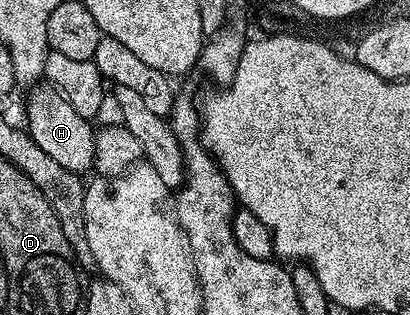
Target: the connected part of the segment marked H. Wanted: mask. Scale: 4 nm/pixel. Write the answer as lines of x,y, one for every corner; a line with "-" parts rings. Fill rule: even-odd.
52,85
41,86
34,86
30,90
34,91
29,95
27,111
28,124
26,126
29,135
39,149
43,149
52,160
63,165
64,169
78,173
92,172
96,143
94,124
88,119
79,117
79,113
75,113
75,109
71,109
67,97
60,95

